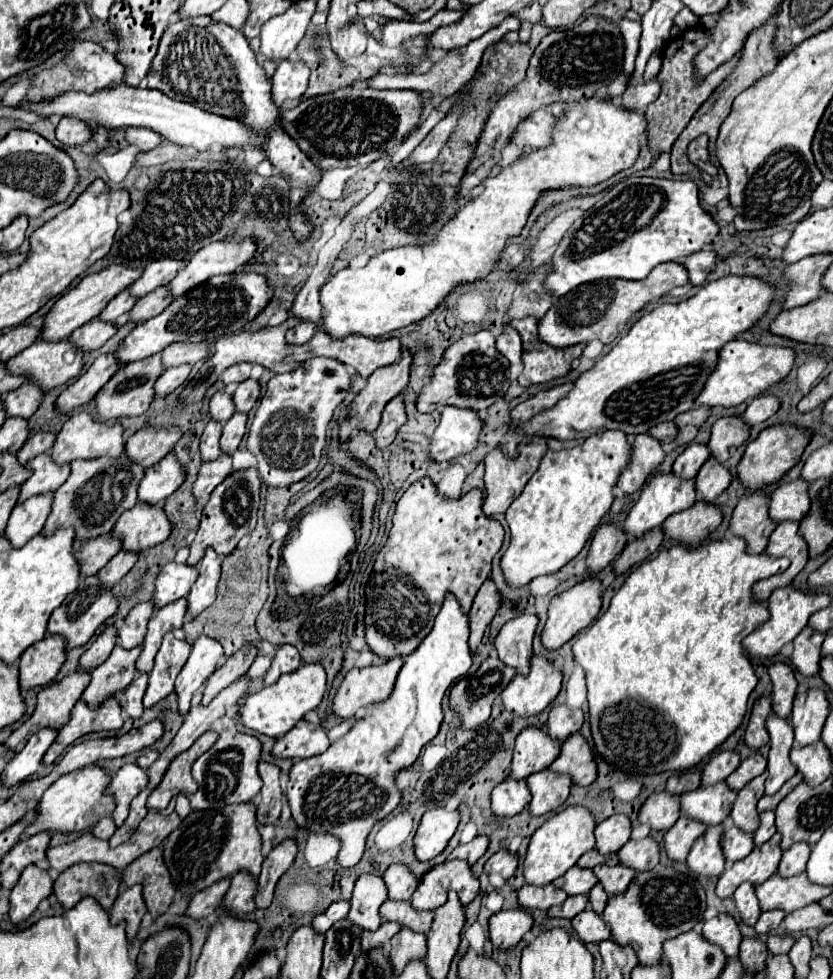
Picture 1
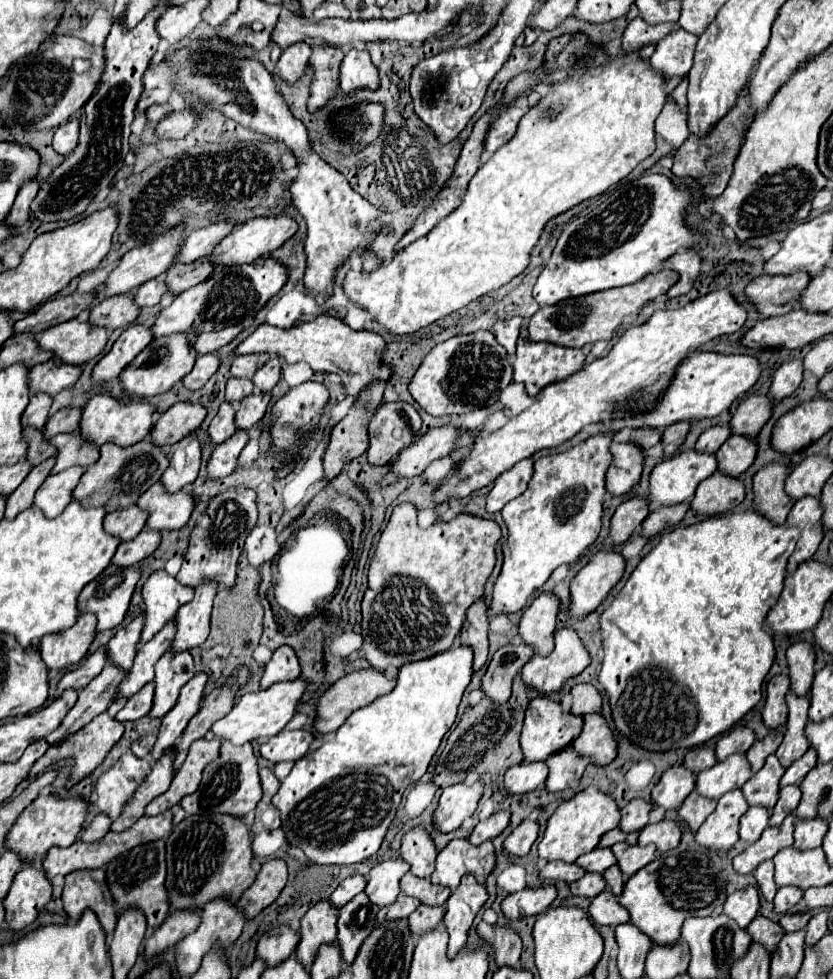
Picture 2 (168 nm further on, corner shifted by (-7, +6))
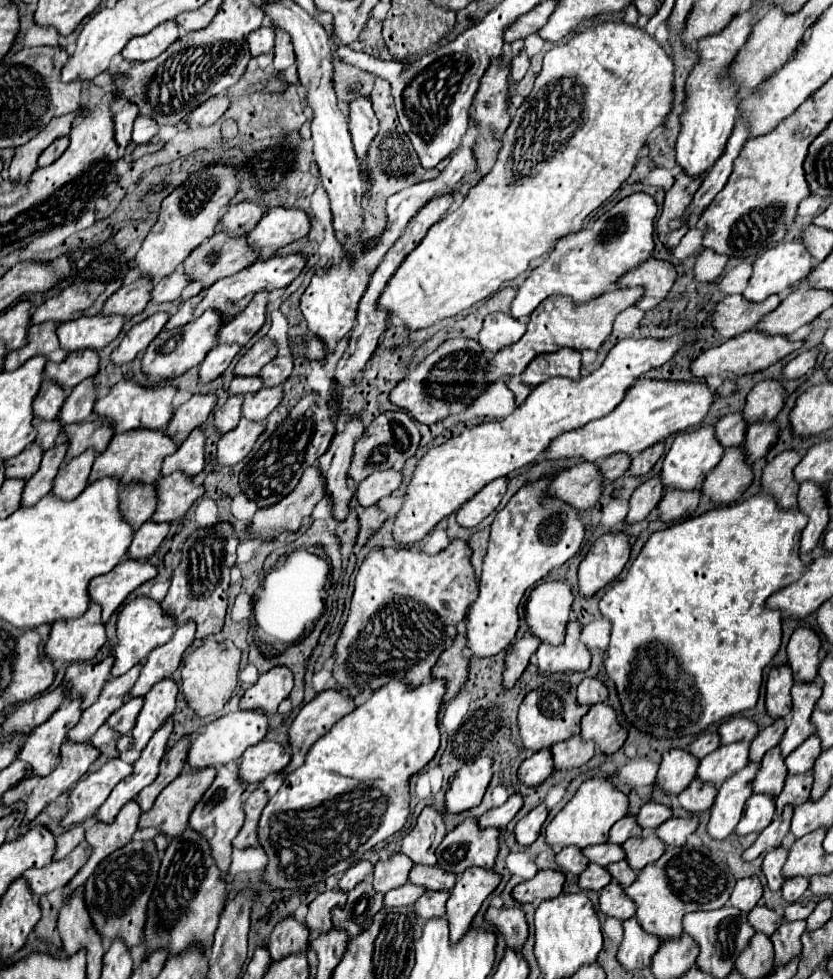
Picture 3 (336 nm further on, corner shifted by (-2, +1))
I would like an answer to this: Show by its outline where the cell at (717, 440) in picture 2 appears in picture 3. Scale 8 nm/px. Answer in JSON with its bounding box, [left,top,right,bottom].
[716,411,748,447]

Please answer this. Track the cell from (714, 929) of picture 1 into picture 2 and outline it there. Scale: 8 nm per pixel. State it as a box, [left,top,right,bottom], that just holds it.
[723,886,759,930]

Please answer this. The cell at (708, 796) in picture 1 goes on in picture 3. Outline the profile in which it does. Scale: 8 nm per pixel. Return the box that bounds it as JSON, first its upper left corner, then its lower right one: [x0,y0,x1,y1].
[698,741,748,787]

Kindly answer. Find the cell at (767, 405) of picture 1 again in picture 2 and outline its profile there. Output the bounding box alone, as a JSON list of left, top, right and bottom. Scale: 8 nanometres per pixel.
[767,360,803,402]

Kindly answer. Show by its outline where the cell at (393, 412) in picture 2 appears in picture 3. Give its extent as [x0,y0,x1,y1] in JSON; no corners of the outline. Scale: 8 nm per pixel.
[346,411,420,483]

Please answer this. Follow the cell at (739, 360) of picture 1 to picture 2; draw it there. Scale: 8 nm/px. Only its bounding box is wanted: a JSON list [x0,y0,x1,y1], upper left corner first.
[609,352,763,432]

